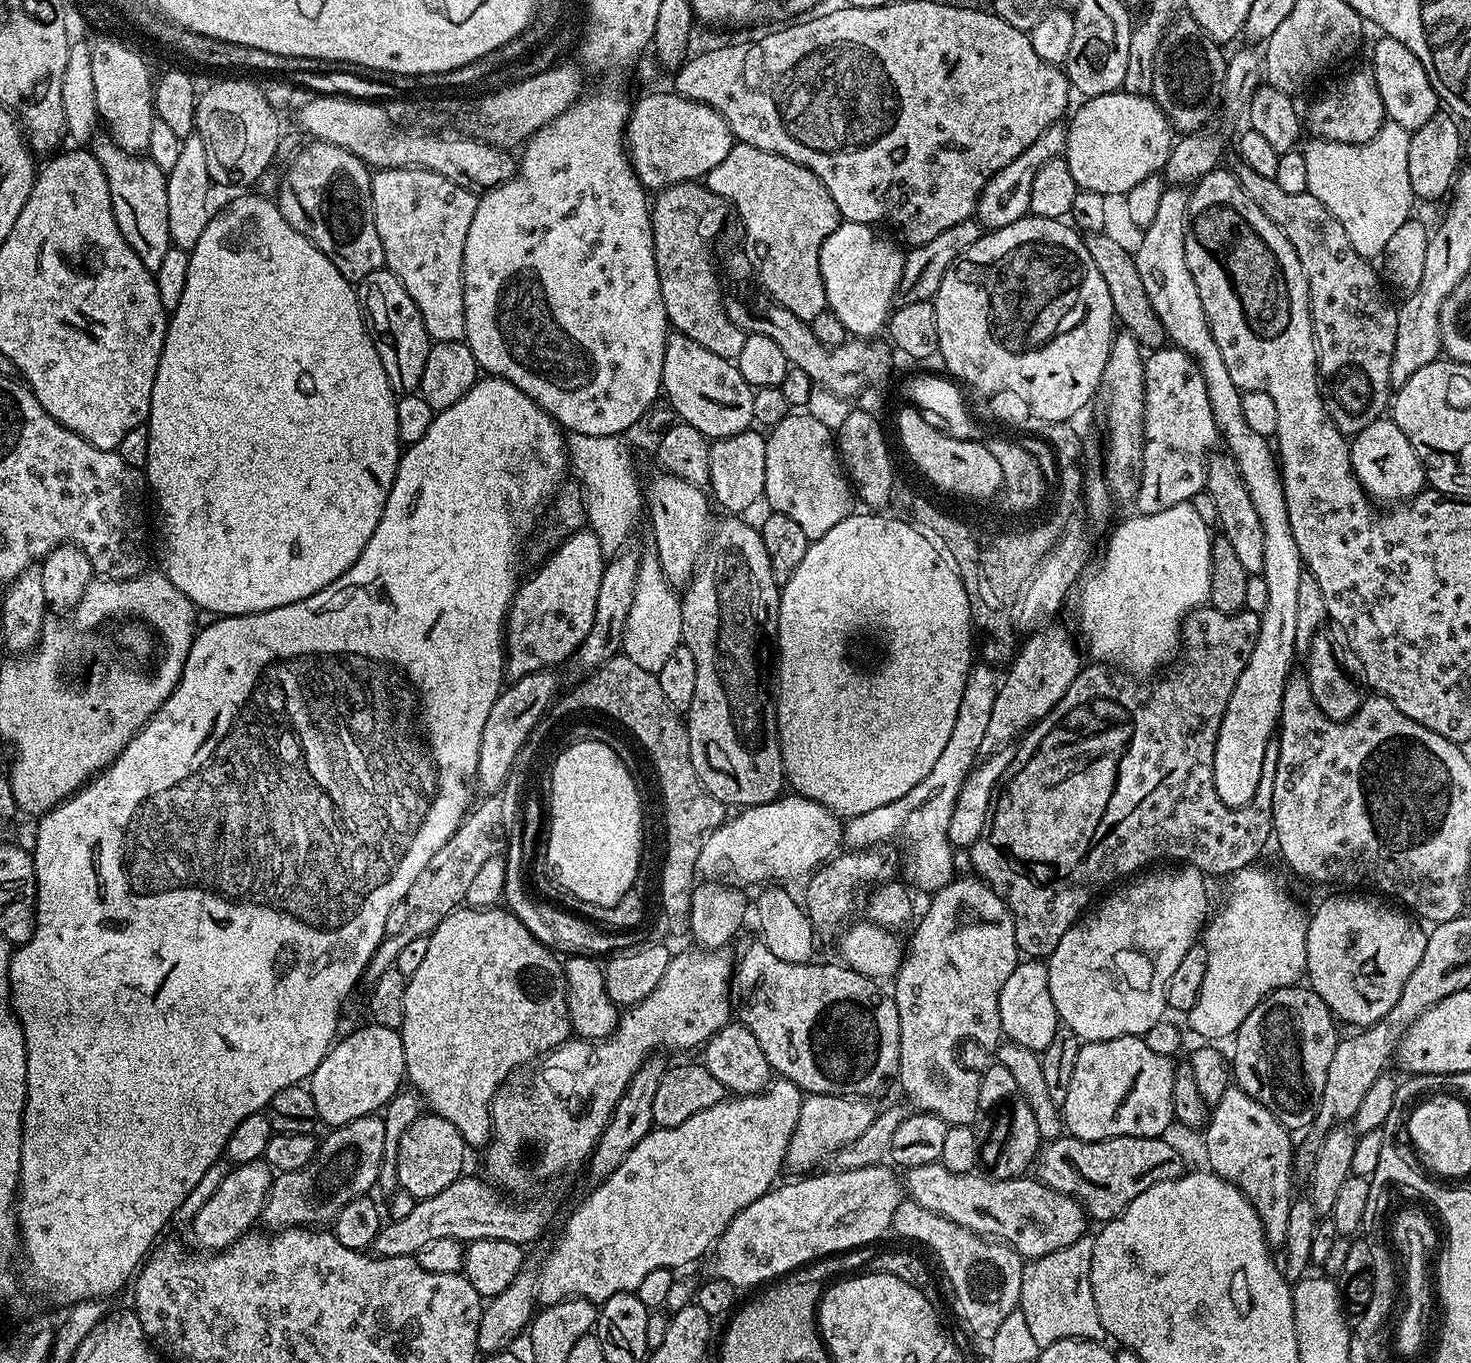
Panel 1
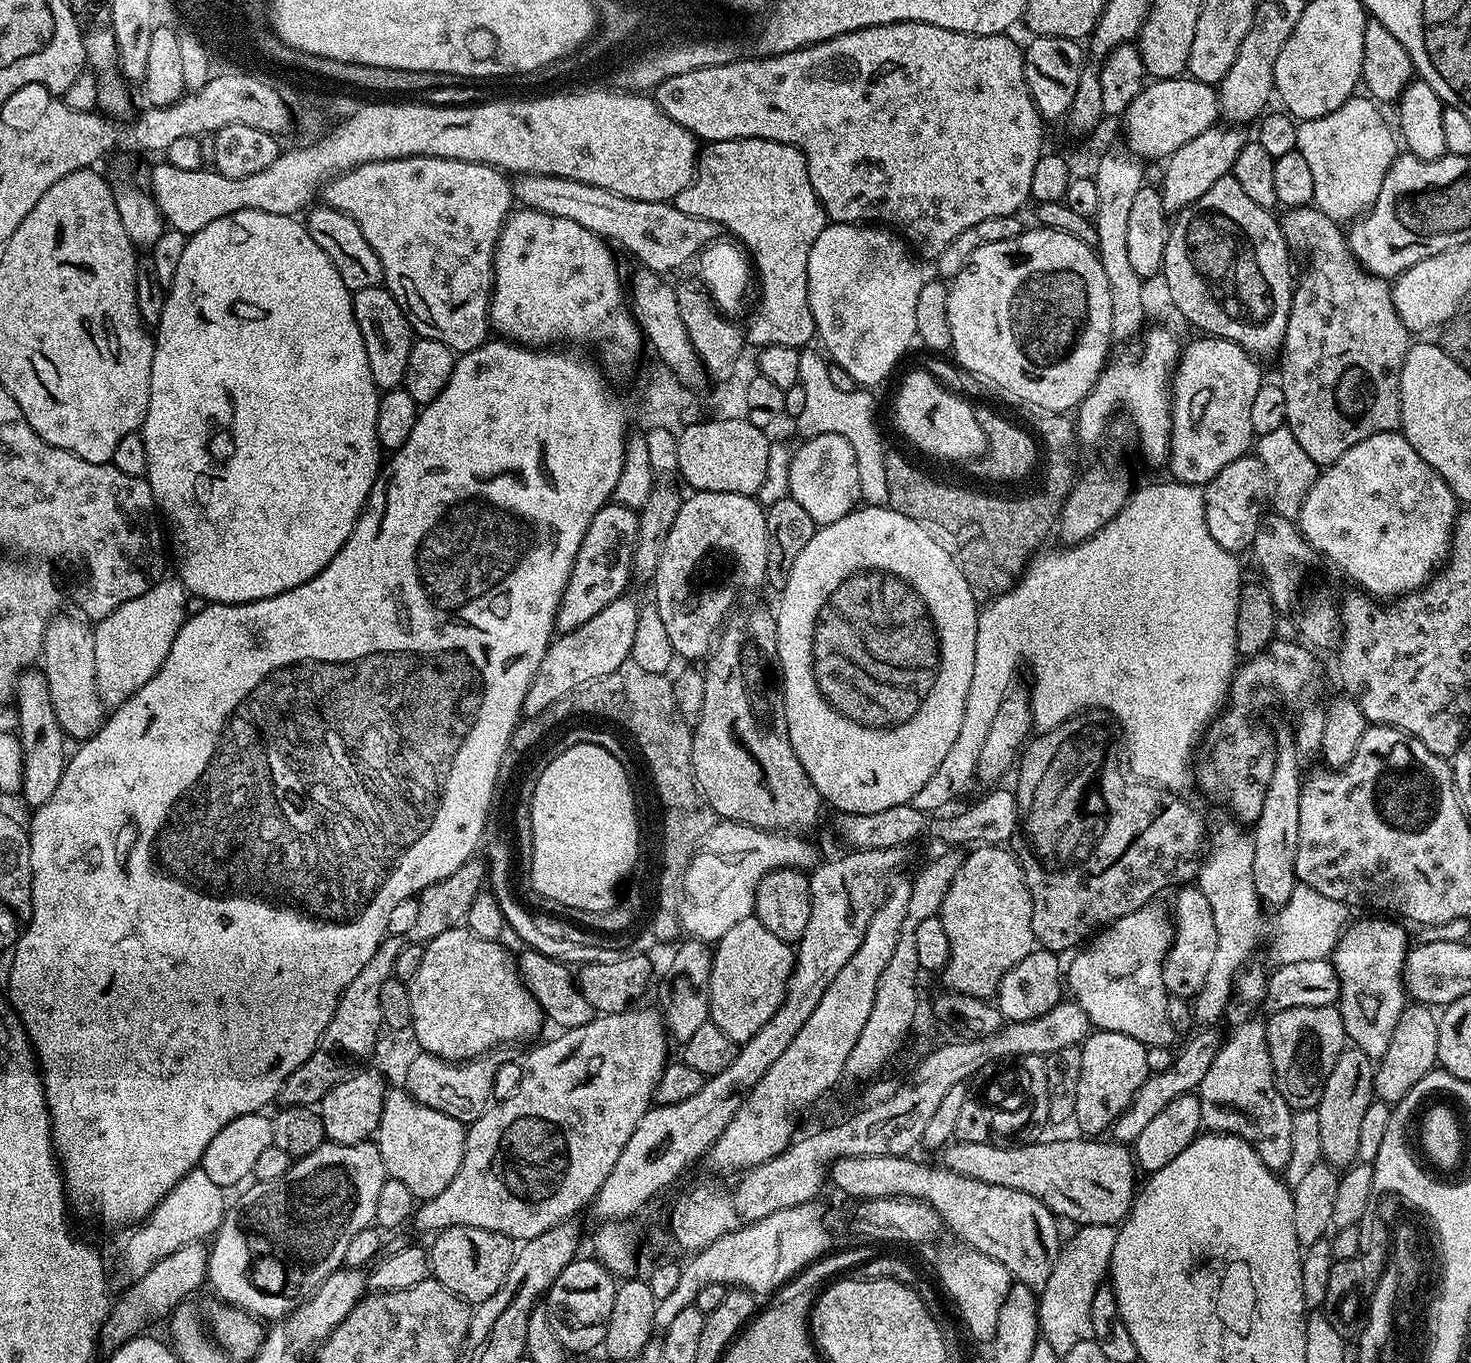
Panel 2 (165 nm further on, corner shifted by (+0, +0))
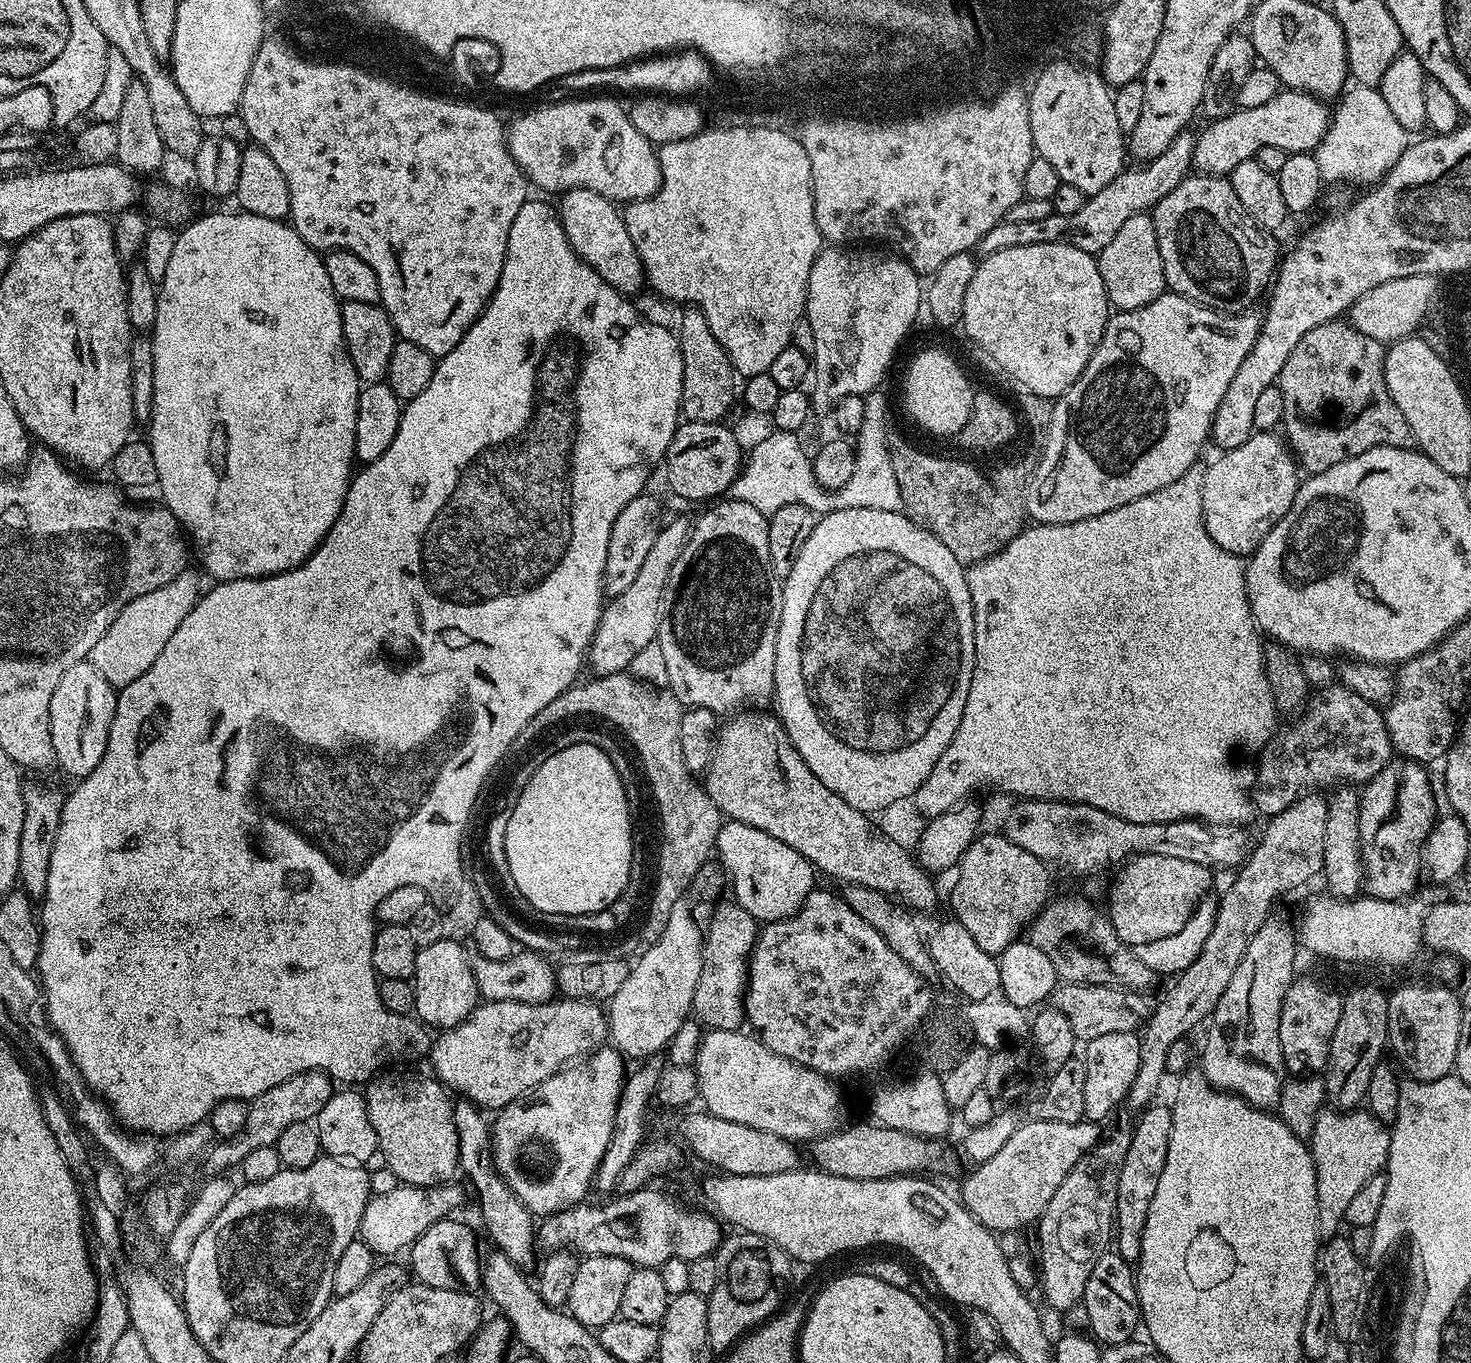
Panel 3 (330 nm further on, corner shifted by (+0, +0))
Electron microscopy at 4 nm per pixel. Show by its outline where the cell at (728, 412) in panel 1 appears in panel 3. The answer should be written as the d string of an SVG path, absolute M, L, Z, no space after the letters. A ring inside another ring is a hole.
M571 188L559 200L562 228L566 230L574 251L614 290L633 294L640 287L643 289L646 284L644 263L642 258L638 258L638 250L634 250L634 242L630 238L630 230L626 230L621 209L602 194L594 194L594 190L585 188Z

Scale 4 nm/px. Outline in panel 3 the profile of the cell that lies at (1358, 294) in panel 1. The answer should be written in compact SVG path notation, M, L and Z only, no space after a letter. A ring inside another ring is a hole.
M1343 319L1328 320L1322 326L1314 326L1314 330L1310 330L1294 350L1290 350L1290 358L1286 358L1286 366L1282 366L1278 381L1286 402L1282 428L1288 431L1287 447L1305 473L1330 470L1330 466L1338 466L1338 462L1346 462L1346 458L1354 458L1378 446L1413 447L1410 426L1388 393L1384 377L1385 351L1381 341L1362 334Z

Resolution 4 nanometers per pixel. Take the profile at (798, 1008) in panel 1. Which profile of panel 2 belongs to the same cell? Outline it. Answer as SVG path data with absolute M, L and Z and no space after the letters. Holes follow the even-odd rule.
M755 915L743 918L714 944L710 970L710 1023L739 1046L745 1044L784 1004L790 974L794 971L794 948L770 934Z

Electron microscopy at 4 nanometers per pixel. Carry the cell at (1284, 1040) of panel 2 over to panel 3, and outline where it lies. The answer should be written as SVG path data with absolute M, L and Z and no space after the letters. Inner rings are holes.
M1297 975L1282 1002L1282 1014L1278 1034L1282 1042L1284 1067L1293 1077L1307 1077L1309 1074L1323 1073L1328 1066L1330 1038L1338 1018L1342 1018L1343 995L1335 992L1328 984L1319 984L1312 976Z

